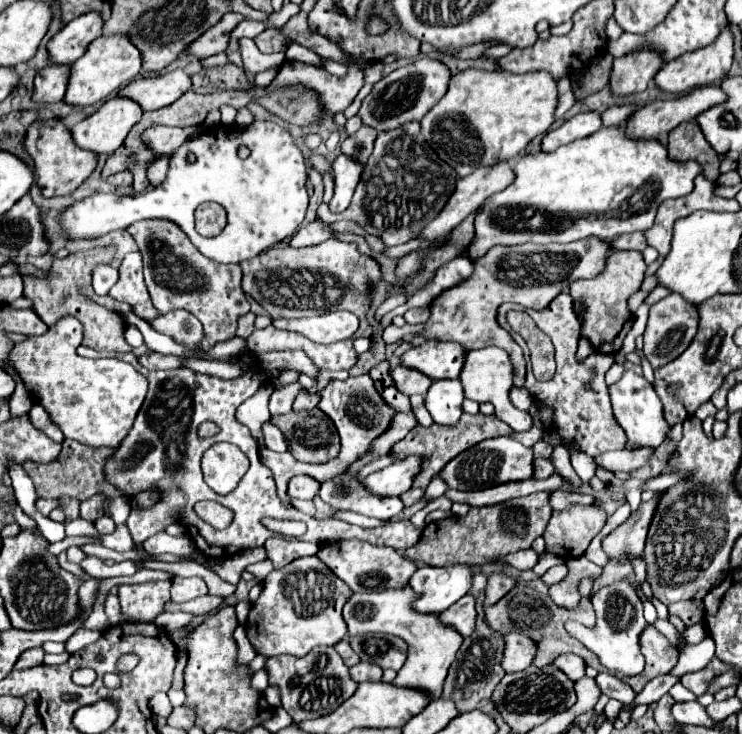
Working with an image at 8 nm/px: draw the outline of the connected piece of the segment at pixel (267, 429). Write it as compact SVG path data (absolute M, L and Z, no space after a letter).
M266 420L262 430L264 430L264 438L266 438L266 448L270 448L274 452L286 452L288 450L284 434L278 430L278 426L272 424L272 420Z

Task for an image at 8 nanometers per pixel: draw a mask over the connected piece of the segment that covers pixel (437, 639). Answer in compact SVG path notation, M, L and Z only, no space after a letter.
M410 586L390 588L382 592L354 594L344 606L344 620L348 624L350 634L366 636L366 634L390 632L402 638L408 644L408 656L404 666L398 670L394 684L406 688L420 688L428 692L432 700L436 700L442 694L444 678L464 638L458 634L458 630L454 630L454 626L442 624L438 614L418 614L416 610L412 610L414 600L418 600L418 594Z

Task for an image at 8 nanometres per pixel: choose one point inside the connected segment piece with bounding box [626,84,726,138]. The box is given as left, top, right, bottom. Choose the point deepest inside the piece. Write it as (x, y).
(650, 121)

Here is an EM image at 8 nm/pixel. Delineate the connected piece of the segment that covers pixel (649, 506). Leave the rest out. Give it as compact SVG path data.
M656 496L650 502L640 504L640 508L634 516L630 516L624 524L620 524L614 532L610 532L604 538L602 546L604 546L604 552L608 554L608 558L618 558L618 560L628 562L630 554L642 556L648 526L650 526L650 520L654 516L656 504L658 504Z

